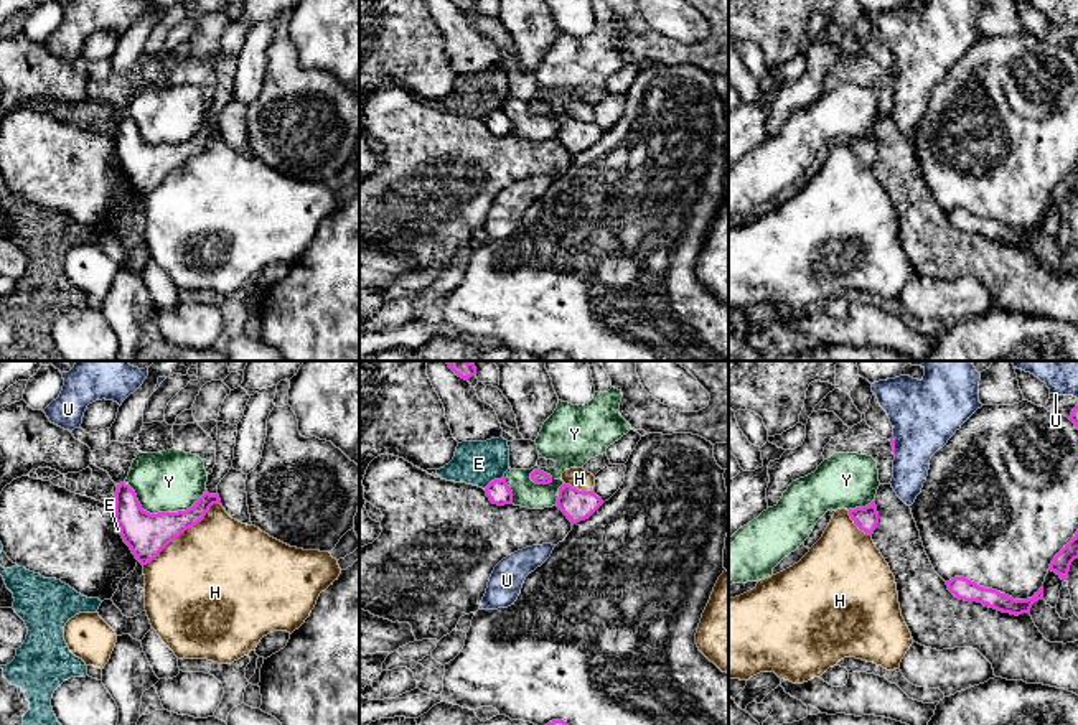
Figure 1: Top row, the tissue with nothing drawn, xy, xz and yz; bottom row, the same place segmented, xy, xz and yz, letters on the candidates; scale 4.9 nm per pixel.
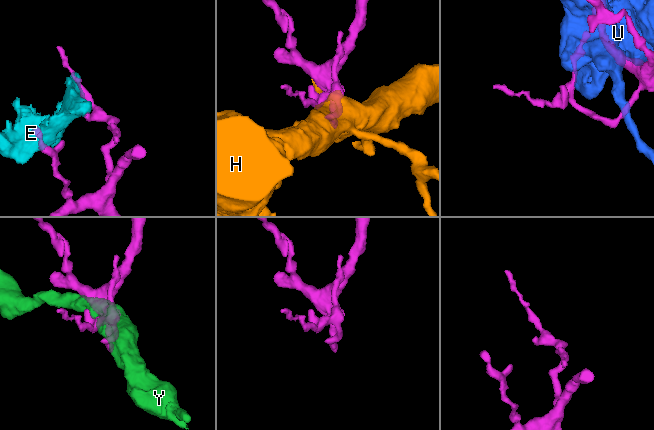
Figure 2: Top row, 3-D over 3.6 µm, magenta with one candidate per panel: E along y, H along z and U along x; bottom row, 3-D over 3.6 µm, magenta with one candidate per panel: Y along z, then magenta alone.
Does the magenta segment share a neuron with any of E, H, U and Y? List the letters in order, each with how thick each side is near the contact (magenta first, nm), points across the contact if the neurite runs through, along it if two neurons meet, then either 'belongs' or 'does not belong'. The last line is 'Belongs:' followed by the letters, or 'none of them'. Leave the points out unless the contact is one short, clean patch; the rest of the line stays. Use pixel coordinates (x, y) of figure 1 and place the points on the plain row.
E: 110 nm thick on the magenta side, 220 nm on the other; does not belong
H: 220 nm thick on the magenta side, 500 nm on the other; does not belong
U: 20 nm thick on the magenta side, 340 nm on the other; does not belong
Y: 220 nm thick on the magenta side, 300 nm on the other; border along xy (124, 114), (150, 144), (185, 142), (206, 121); does not belong
Belongs: none of them

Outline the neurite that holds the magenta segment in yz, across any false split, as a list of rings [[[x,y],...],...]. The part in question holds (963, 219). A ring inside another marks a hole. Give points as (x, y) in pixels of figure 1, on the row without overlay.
[[[954,208],[946,213],[946,216],[948,221],[959,231],[977,232],[984,237],[1015,247],[1022,244],[1030,244],[1032,236],[1043,229],[1043,218],[1032,229],[1014,231],[1012,227],[997,221],[979,218],[977,214],[964,208]]]

